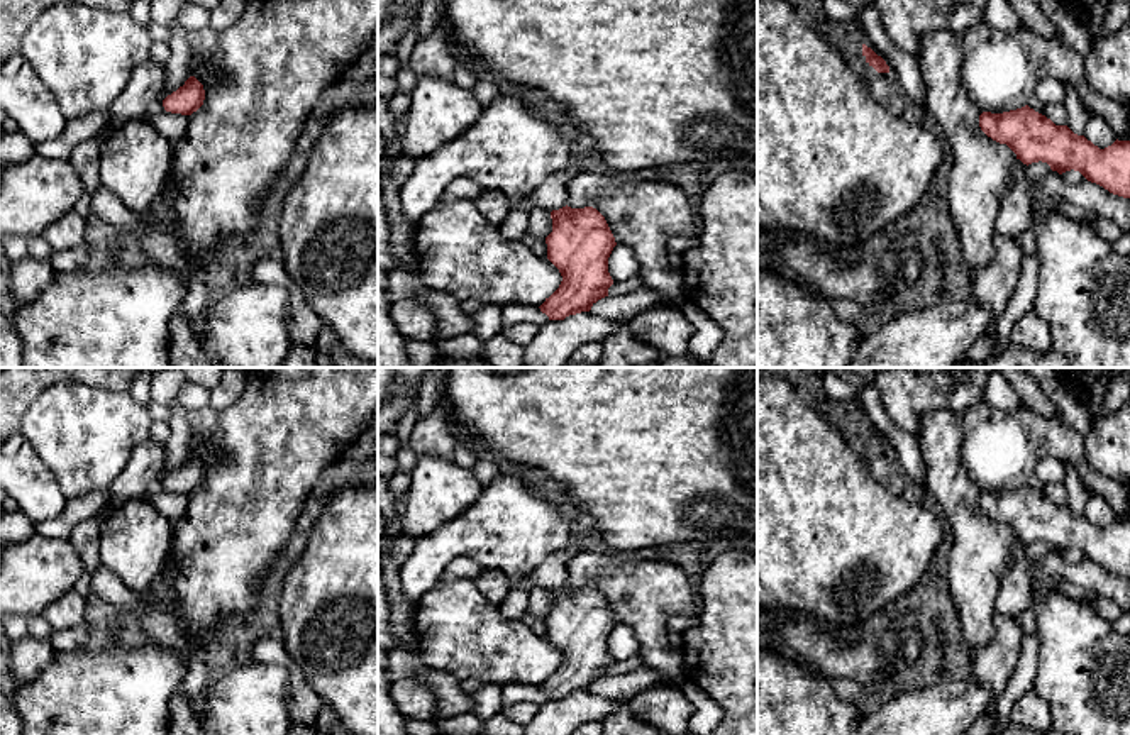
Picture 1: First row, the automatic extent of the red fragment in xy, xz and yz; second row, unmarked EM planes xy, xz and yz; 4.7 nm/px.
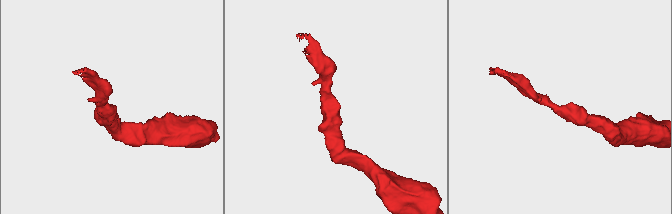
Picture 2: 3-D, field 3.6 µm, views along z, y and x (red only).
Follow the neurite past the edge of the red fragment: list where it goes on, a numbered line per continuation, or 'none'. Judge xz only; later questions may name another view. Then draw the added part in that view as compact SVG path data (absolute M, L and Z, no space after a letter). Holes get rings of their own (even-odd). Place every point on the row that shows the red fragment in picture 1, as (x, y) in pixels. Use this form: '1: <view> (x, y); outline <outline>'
none

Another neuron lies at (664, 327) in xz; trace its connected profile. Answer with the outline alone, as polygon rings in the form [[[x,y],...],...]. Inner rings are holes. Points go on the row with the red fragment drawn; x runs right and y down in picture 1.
[[[662,303],[640,312],[629,320],[632,335],[659,351],[664,357],[688,354],[693,327],[684,313],[673,305]]]

